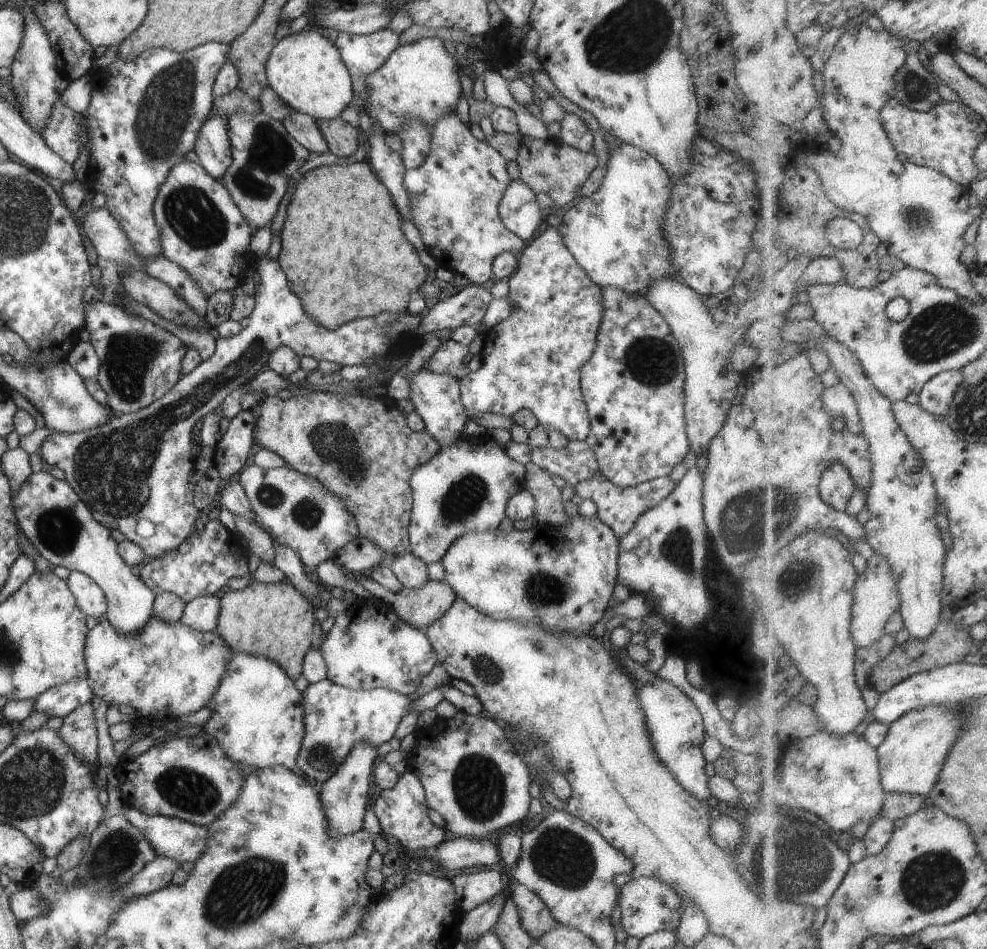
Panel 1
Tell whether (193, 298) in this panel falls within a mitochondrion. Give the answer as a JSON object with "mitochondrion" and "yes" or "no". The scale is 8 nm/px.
{"mitochondrion":"no"}

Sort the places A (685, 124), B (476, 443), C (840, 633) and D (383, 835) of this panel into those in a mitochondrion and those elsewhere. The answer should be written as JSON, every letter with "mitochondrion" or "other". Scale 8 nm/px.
{"A":"other","B":"other","C":"other","D":"other"}

